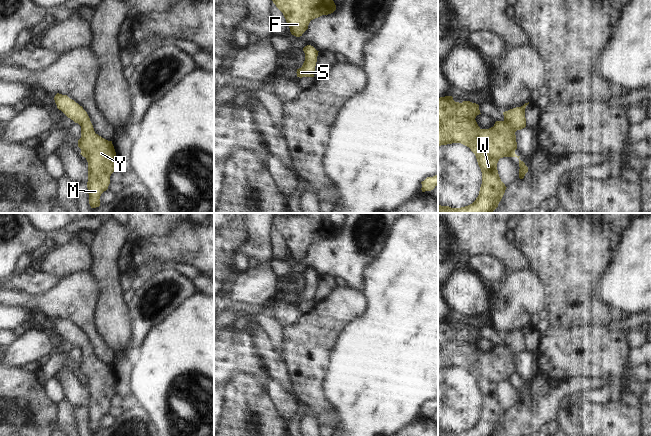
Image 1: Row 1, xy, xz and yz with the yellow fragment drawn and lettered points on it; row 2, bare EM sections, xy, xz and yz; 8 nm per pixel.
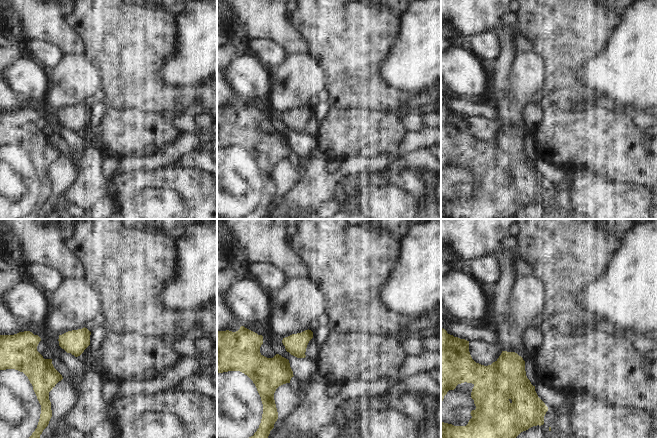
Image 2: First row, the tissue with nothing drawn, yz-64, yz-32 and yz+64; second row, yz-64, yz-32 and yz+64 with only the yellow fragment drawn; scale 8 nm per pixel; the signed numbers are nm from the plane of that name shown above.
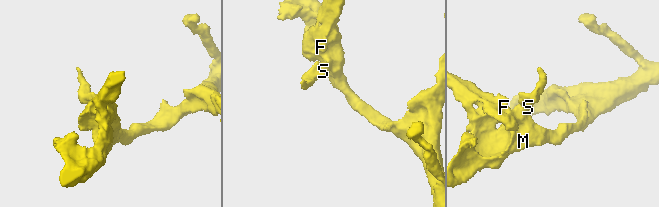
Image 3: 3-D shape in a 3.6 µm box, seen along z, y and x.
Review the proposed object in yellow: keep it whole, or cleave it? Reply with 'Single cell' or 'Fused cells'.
Single cell

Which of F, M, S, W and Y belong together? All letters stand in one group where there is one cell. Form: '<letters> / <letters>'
F M S W Y

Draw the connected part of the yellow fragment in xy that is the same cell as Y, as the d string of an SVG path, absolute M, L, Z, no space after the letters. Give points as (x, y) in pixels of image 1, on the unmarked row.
M57 317L57 332L81 350L78 371L88 386L88 418L91 432L100 430L100 420L108 413L110 400L117 392L117 382L112 365L95 357L87 336L67 319Z

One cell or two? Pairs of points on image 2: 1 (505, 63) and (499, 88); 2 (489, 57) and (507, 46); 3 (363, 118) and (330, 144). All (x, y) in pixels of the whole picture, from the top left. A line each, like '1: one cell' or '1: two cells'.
1: one cell
2: two cells
3: one cell

